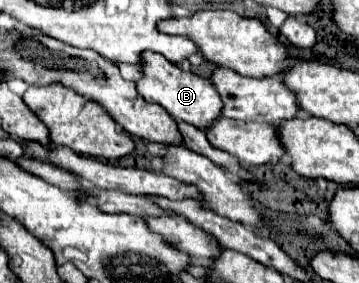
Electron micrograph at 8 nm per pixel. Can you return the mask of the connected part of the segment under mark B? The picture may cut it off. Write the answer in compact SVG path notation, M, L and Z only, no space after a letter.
M146 51L142 53L142 75L136 81L138 93L152 103L162 105L174 119L188 121L190 125L196 125L200 129L208 127L208 121L216 119L220 115L220 95L216 93L214 85L208 79L202 79L190 71L182 71L178 65L170 63L160 53Z

